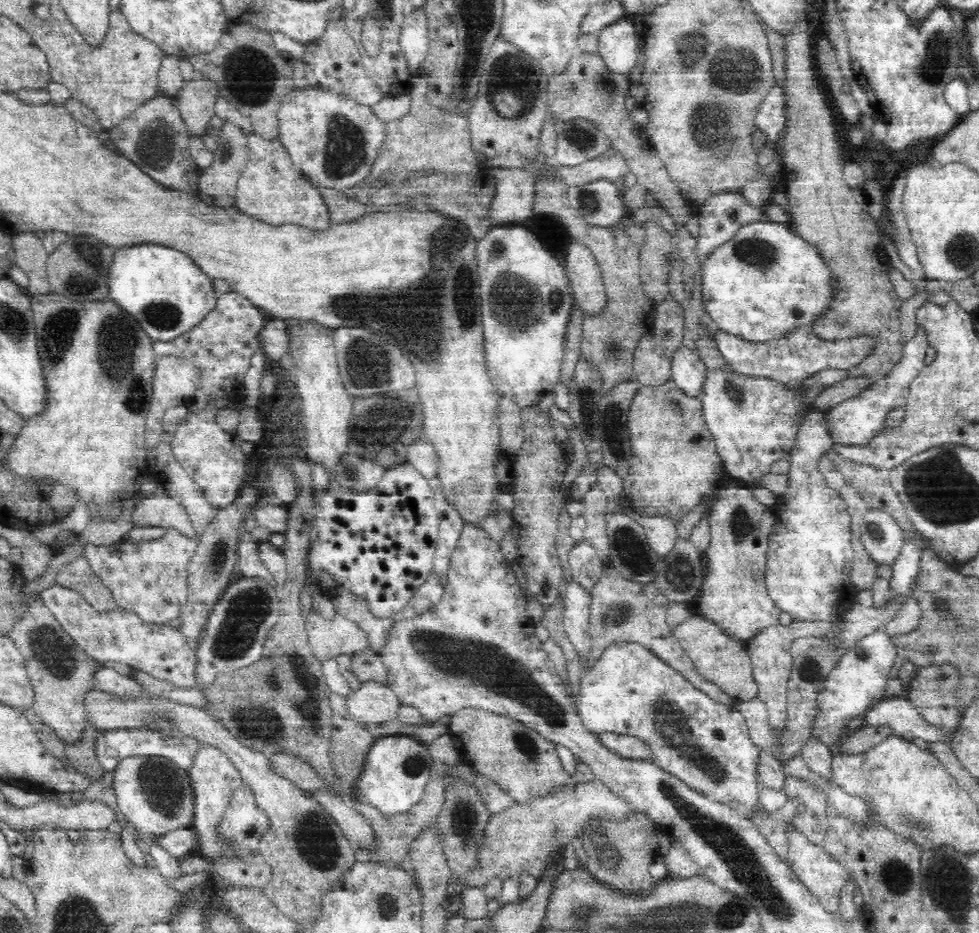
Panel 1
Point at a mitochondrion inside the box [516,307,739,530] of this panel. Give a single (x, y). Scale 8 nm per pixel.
(614, 434)

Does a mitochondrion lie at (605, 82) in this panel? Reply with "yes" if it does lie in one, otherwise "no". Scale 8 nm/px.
yes

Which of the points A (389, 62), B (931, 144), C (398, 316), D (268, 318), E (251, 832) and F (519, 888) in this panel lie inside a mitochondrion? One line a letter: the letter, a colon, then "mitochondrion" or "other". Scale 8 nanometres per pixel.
A: other
B: other
C: mitochondrion
D: other
E: mitochondrion
F: other

